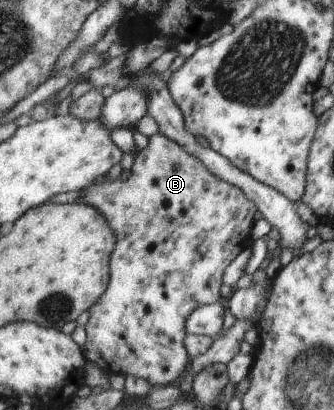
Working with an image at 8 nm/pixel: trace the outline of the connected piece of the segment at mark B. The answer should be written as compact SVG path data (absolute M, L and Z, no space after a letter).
M162 134L153 135L150 138L149 145L139 153L138 162L131 167L130 171L131 175L125 181L119 177L111 181L107 179L107 175L96 181L91 181L91 185L81 189L82 194L77 200L77 203L87 203L89 207L95 207L99 211L99 215L107 219L109 227L115 233L115 249L113 249L113 253L109 257L109 284L105 293L89 309L89 319L87 325L85 325L87 341L85 341L82 351L86 361L95 363L105 373L143 378L154 387L167 386L178 383L179 379L188 370L189 355L184 345L184 338L186 337L185 321L187 321L187 317L201 305L220 301L220 288L225 270L242 251L251 247L251 229L255 223L253 216L258 210L255 203L247 199L241 189L231 185L231 183L227 183L227 181L223 181L223 179L219 179L219 177L215 177L215 173L211 173L198 158L193 157L181 145L177 145L175 141L171 141L169 137L165 137Z

